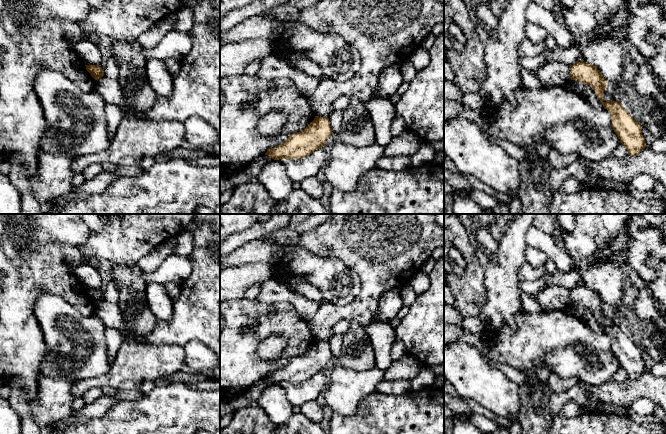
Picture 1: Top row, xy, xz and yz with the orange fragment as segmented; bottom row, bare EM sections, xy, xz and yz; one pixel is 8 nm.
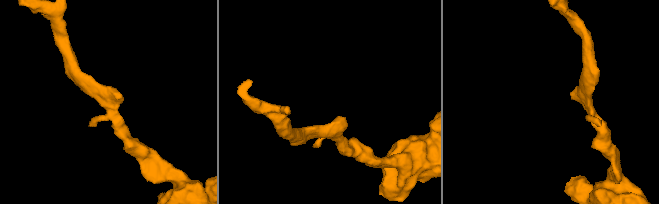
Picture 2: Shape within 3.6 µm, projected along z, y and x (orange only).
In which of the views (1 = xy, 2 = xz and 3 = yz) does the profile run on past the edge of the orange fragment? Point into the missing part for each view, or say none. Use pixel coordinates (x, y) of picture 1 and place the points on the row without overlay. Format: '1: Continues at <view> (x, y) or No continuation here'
1: No continuation here
2: No continuation here
3: No continuation here

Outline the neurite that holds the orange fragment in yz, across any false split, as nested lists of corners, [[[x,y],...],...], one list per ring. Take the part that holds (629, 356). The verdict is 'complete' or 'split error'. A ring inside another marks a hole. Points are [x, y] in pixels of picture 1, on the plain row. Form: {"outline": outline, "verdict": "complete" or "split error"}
{"outline": [[[575,286],[570,290],[571,304],[589,309],[595,316],[603,331],[611,339],[611,350],[620,366],[626,371],[627,378],[638,380],[647,370],[642,359],[642,350],[624,333],[619,325],[603,325],[607,306],[600,295],[587,286]]], "verdict": "complete"}

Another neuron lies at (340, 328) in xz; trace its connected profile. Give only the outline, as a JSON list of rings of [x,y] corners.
[[[341,320],[333,326],[331,336],[344,336],[344,334],[348,331],[350,326],[350,322],[347,320]]]

